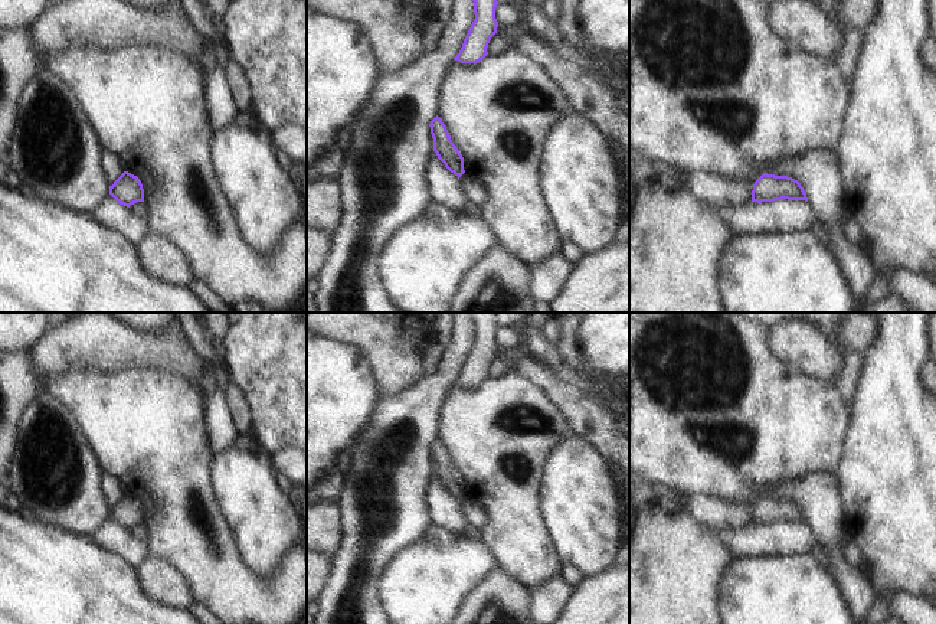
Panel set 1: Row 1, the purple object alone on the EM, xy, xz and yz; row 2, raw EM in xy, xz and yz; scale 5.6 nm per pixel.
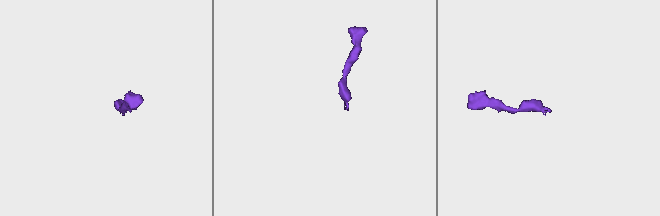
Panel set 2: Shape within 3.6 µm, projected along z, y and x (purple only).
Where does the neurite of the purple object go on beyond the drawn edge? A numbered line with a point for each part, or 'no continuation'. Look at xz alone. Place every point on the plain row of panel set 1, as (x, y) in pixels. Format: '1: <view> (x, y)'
no continuation

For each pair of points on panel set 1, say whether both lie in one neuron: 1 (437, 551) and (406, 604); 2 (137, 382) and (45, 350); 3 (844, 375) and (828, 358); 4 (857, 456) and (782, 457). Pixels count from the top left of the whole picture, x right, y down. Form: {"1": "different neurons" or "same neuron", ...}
{"1": "same neuron", "2": "different neurons", "3": "different neurons", "4": "different neurons"}

